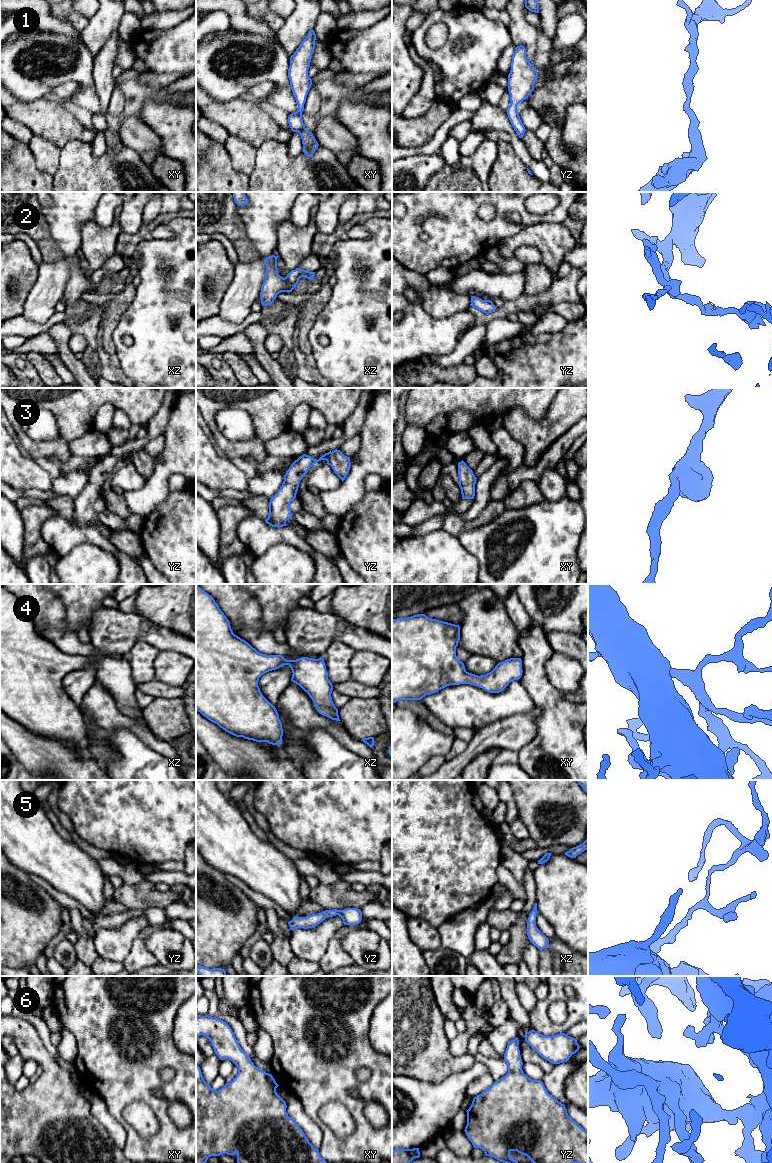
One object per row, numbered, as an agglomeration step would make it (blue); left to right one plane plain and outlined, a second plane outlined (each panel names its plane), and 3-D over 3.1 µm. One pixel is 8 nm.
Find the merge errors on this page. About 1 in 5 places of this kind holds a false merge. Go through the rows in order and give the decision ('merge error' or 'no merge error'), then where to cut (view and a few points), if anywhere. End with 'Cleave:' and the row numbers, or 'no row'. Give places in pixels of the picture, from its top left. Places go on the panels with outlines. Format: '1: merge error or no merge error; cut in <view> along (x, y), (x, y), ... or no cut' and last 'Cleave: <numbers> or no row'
1: no merge error; no cut
2: no merge error; no cut
3: no merge error; no cut
4: no merge error; no cut
5: no merge error; no cut
6: no merge error; no cut
Cleave: no row

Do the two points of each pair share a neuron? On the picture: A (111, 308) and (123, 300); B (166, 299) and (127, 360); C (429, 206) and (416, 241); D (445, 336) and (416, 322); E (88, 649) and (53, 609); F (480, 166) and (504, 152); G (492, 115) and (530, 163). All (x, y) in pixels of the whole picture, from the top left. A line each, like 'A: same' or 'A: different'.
A: same
B: same
C: same
D: same
E: same
F: different
G: same

